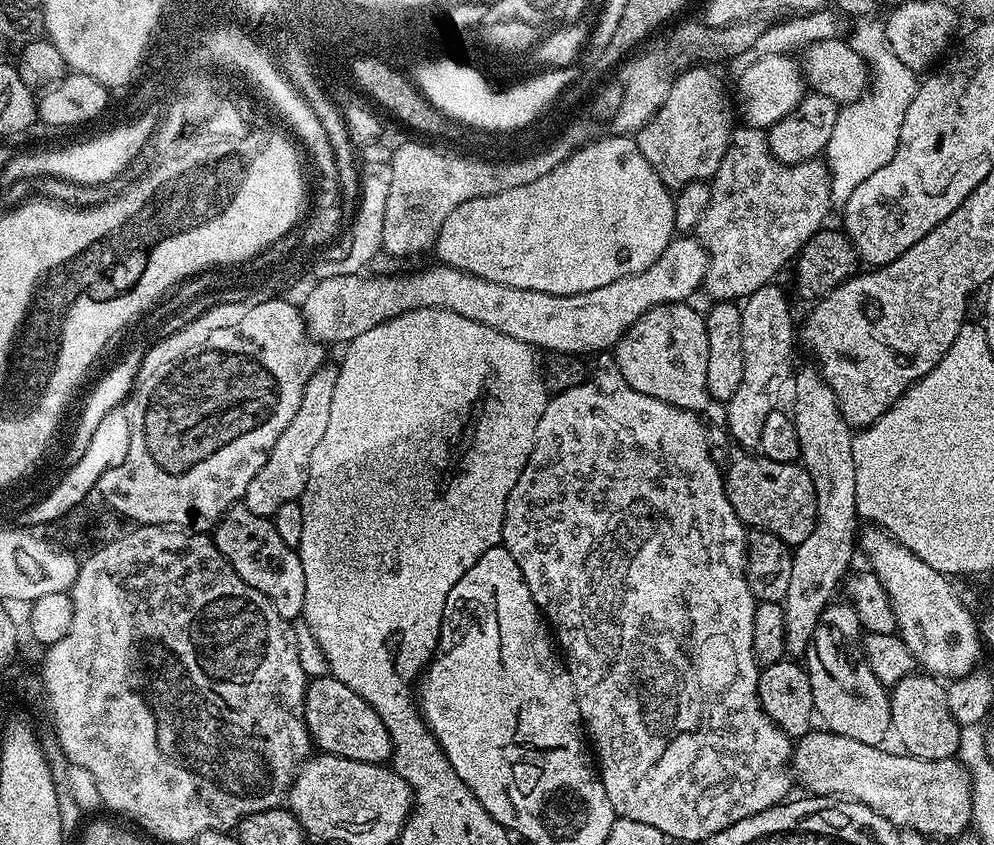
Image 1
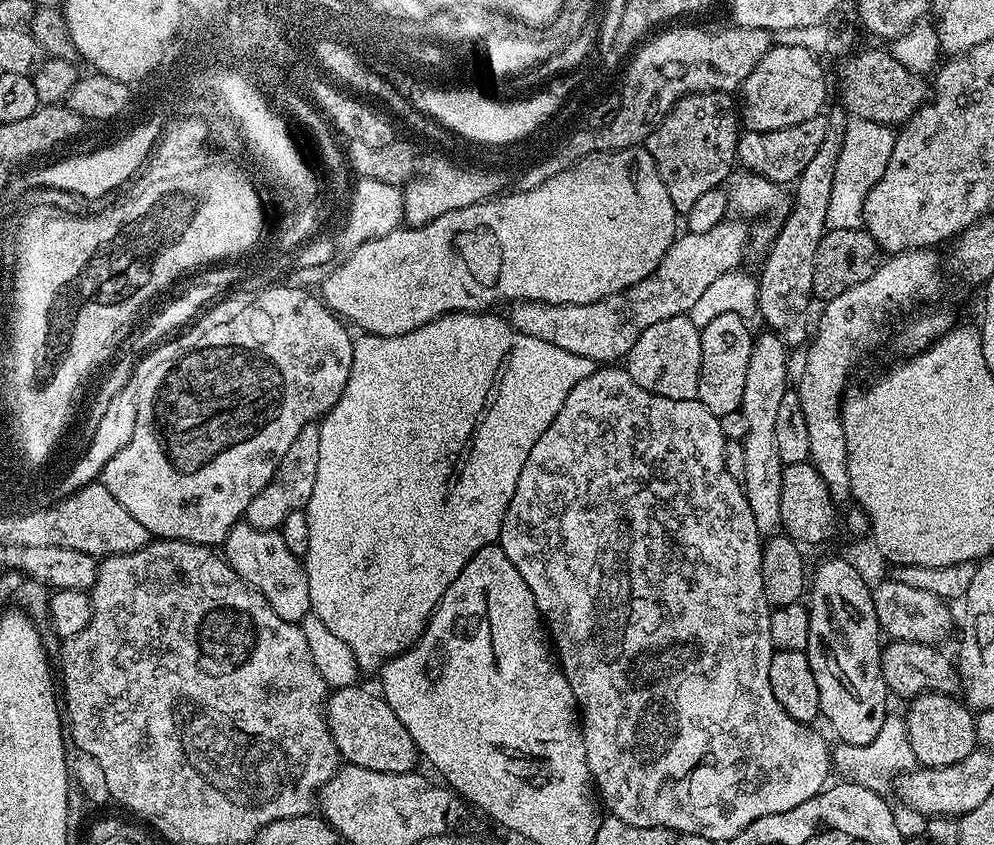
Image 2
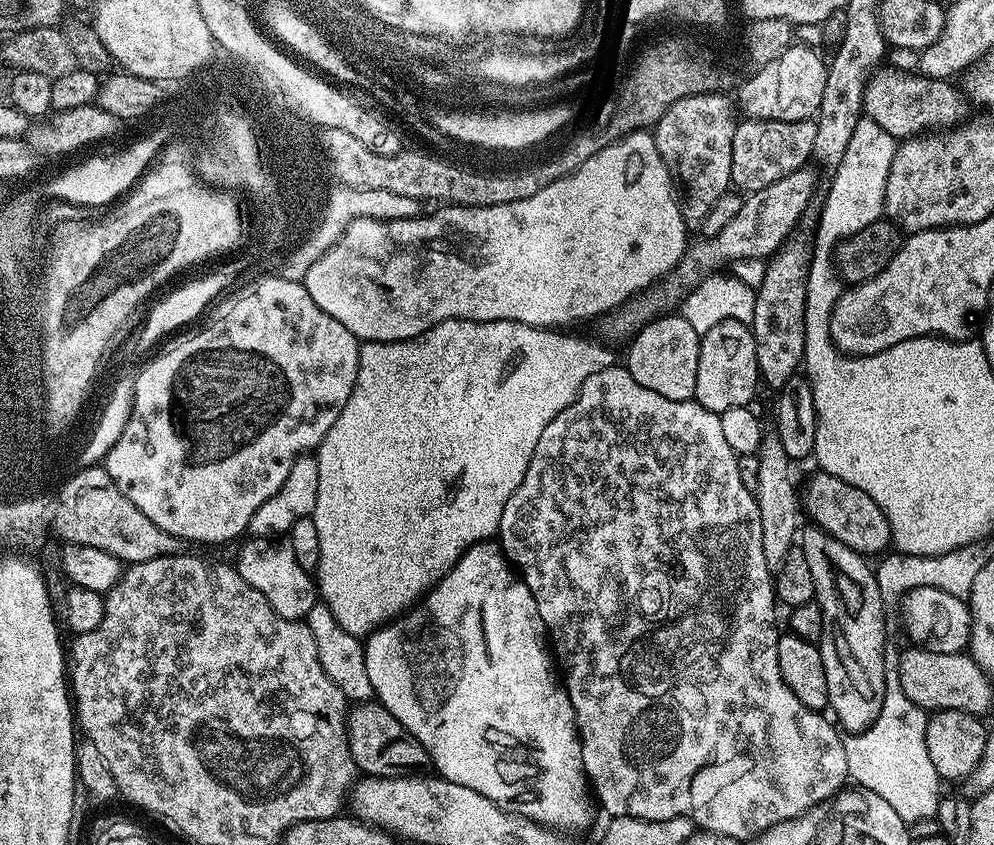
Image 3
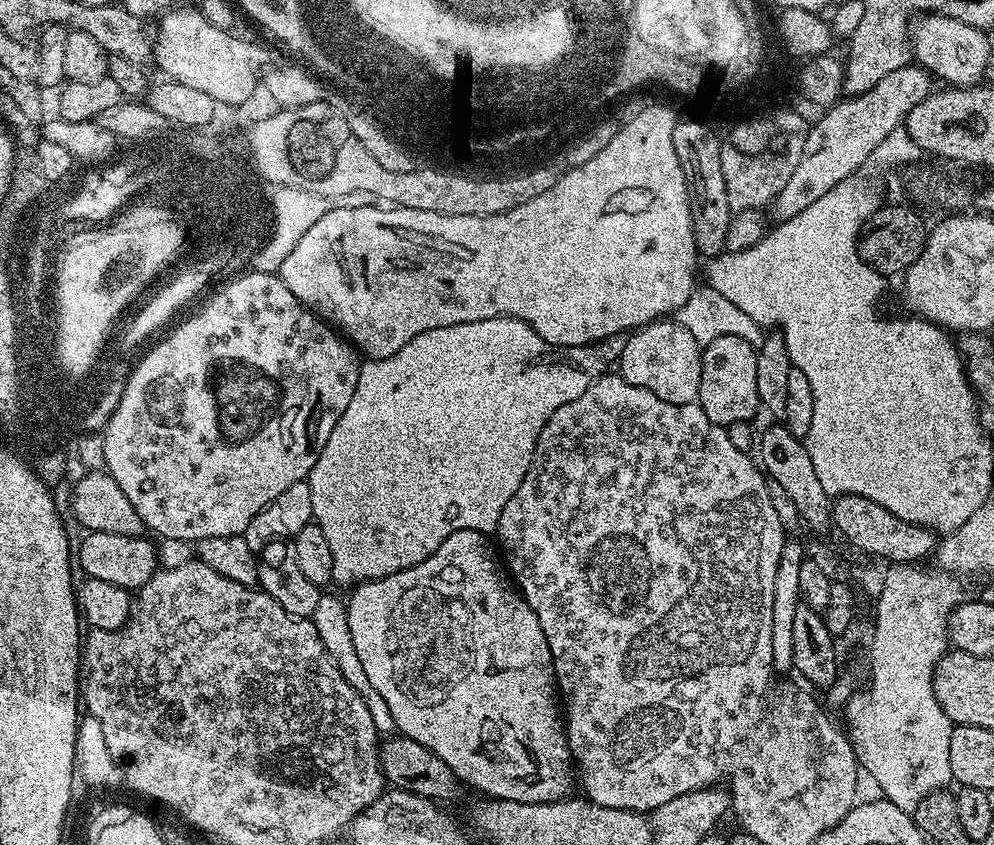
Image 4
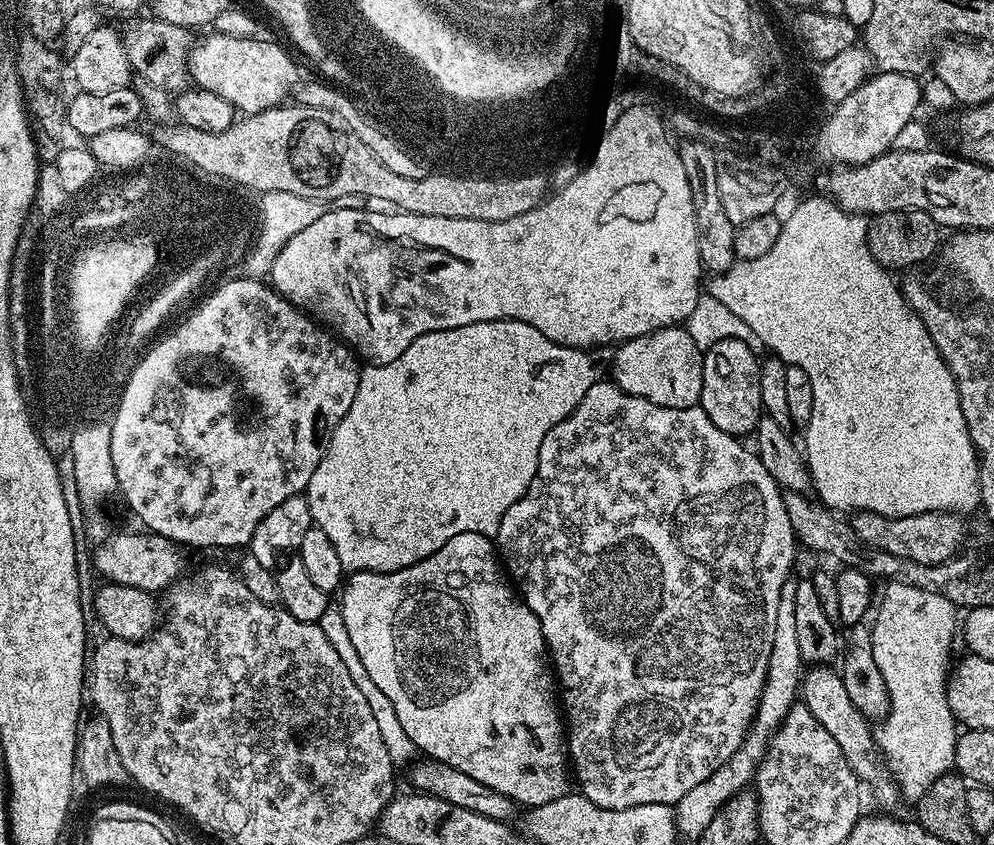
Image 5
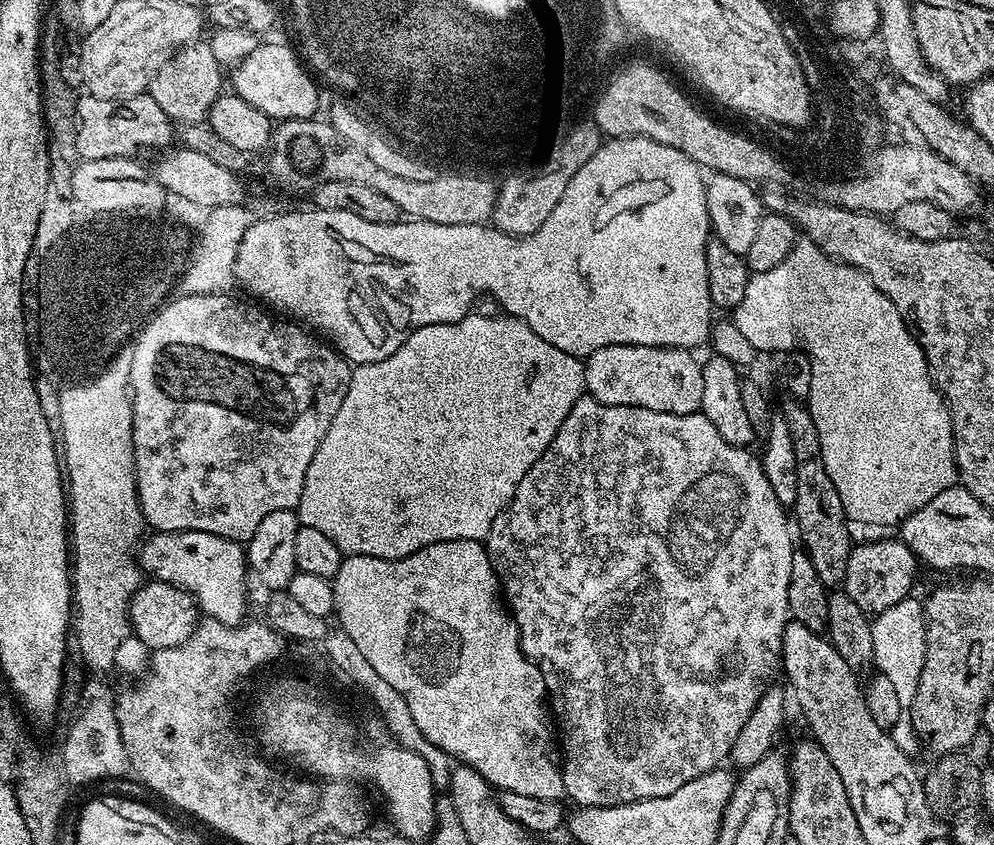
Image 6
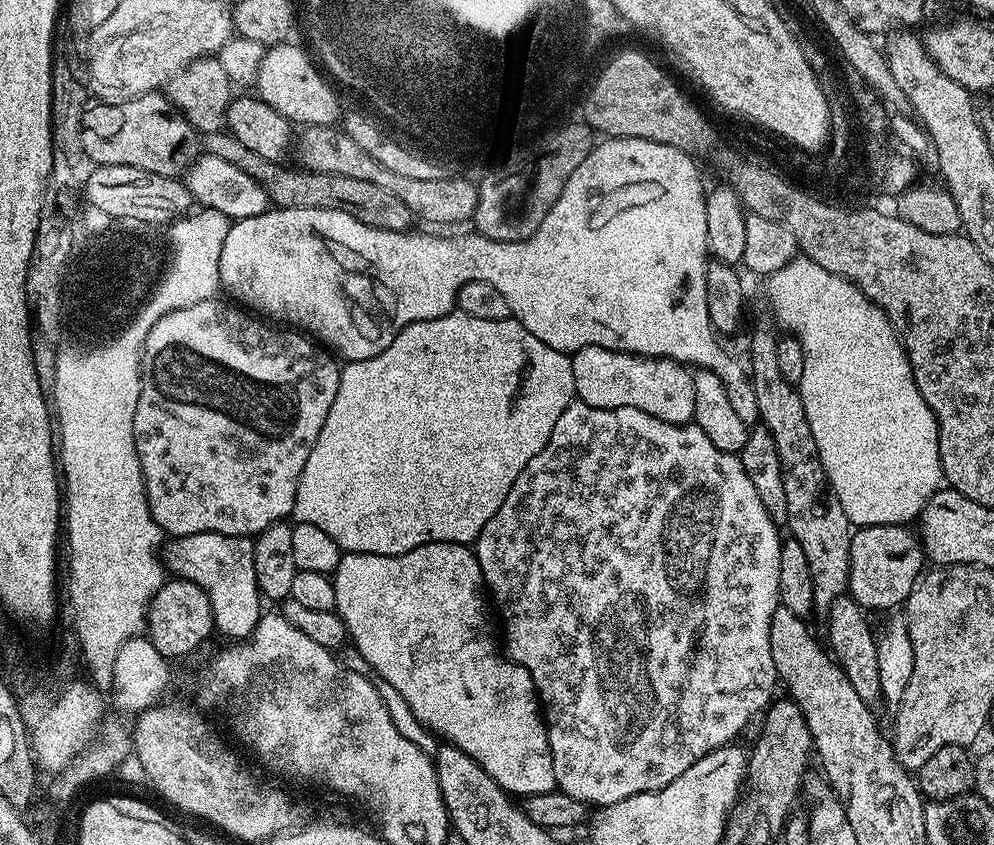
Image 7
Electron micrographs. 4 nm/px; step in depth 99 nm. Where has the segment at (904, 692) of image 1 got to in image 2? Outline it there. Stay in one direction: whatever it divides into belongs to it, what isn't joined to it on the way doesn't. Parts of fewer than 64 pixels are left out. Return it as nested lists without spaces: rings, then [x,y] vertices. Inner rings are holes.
[[[924,692],[907,705],[908,714],[903,717],[908,730],[910,749],[915,763],[925,768],[954,766],[972,752],[977,751],[976,718],[973,709],[963,699],[946,692]]]

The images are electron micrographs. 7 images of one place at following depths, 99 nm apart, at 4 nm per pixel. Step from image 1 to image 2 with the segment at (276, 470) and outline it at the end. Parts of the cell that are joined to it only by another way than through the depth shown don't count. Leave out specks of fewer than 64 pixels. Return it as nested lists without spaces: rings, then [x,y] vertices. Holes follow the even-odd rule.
[[[315,423],[307,424],[294,438],[290,450],[282,458],[278,470],[272,476],[270,483],[264,487],[246,506],[244,520],[250,526],[258,526],[258,530],[276,530],[286,518],[286,514],[301,511],[307,505],[310,494],[314,494],[314,478],[318,474],[318,442],[320,429]]]

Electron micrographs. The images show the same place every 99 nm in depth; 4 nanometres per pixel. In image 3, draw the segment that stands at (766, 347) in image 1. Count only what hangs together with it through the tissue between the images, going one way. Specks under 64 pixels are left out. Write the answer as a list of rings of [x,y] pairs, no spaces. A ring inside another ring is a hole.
[[[774,432],[765,433],[756,453],[756,484],[754,495],[762,519],[762,550],[766,557],[767,568],[778,572],[792,551],[800,528],[798,522],[798,498],[790,478],[790,461],[782,450],[781,440]]]

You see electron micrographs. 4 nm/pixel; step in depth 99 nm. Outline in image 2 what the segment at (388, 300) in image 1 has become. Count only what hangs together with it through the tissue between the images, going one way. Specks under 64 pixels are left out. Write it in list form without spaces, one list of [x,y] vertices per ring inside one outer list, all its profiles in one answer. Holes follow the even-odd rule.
[[[728,218],[714,226],[714,230],[706,230],[706,234],[685,231],[677,235],[670,250],[666,250],[662,262],[658,262],[658,266],[650,275],[642,278],[642,282],[634,282],[634,286],[605,296],[598,302],[543,304],[537,300],[522,300],[511,305],[512,313],[507,313],[506,319],[522,334],[530,334],[530,338],[542,338],[542,342],[562,346],[562,350],[570,350],[570,354],[582,354],[597,362],[623,361],[634,342],[638,342],[642,330],[650,330],[654,322],[666,322],[666,318],[688,314],[694,302],[705,293],[706,286],[710,286],[725,273],[735,271],[741,265],[741,254],[748,242],[748,228],[745,224],[745,221]]]

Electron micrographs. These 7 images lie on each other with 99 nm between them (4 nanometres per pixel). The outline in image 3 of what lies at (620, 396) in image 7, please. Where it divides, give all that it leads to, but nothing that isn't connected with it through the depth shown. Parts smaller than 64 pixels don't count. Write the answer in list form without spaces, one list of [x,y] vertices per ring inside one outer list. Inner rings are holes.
[[[681,314],[666,315],[657,315],[631,339],[626,348],[626,367],[638,386],[646,386],[646,390],[654,390],[654,394],[662,394],[662,398],[691,400],[696,394],[701,335]]]

